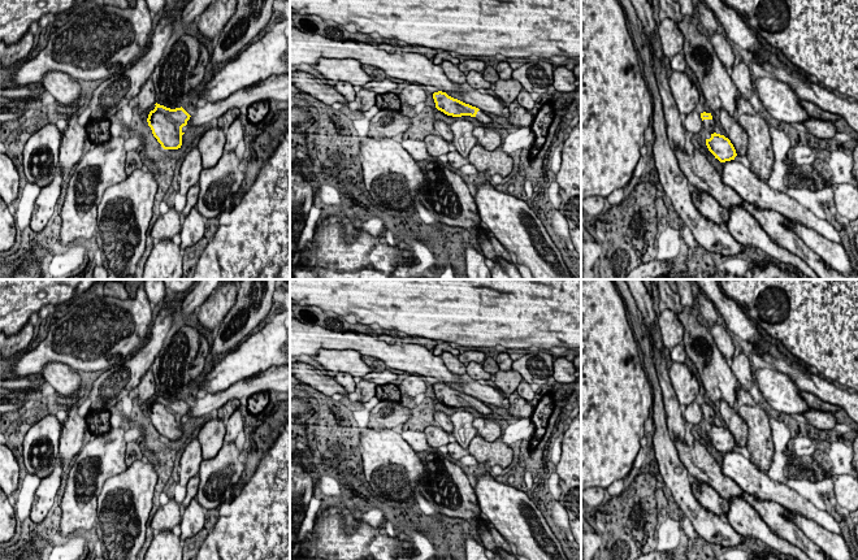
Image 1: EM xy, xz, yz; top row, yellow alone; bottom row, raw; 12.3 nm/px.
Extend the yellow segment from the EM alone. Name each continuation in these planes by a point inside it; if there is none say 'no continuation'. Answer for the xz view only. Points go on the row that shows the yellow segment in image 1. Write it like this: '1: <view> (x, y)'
1: xz (482, 117)

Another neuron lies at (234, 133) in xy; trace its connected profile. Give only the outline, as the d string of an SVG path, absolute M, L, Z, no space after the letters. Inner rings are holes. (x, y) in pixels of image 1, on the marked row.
M239 117L226 129L225 136L226 143L224 147L224 152L231 152L235 151L238 143L243 139L243 129Z

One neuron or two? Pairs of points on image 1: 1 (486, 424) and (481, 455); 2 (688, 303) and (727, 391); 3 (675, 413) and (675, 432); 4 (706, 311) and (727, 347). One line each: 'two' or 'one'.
1: one
2: two
3: one
4: two

